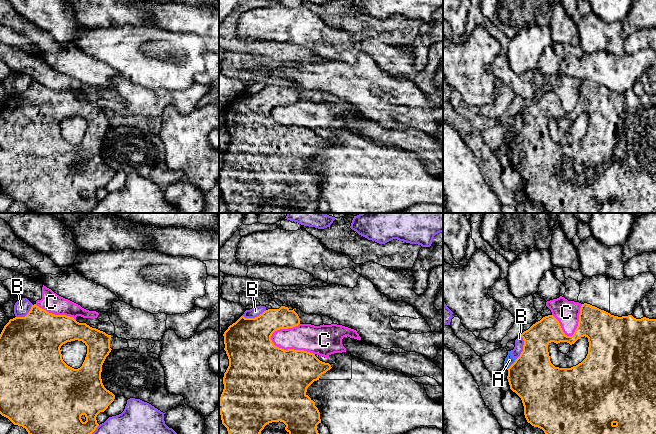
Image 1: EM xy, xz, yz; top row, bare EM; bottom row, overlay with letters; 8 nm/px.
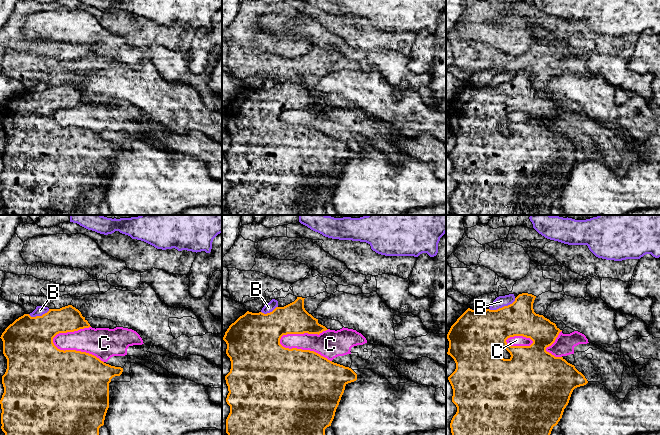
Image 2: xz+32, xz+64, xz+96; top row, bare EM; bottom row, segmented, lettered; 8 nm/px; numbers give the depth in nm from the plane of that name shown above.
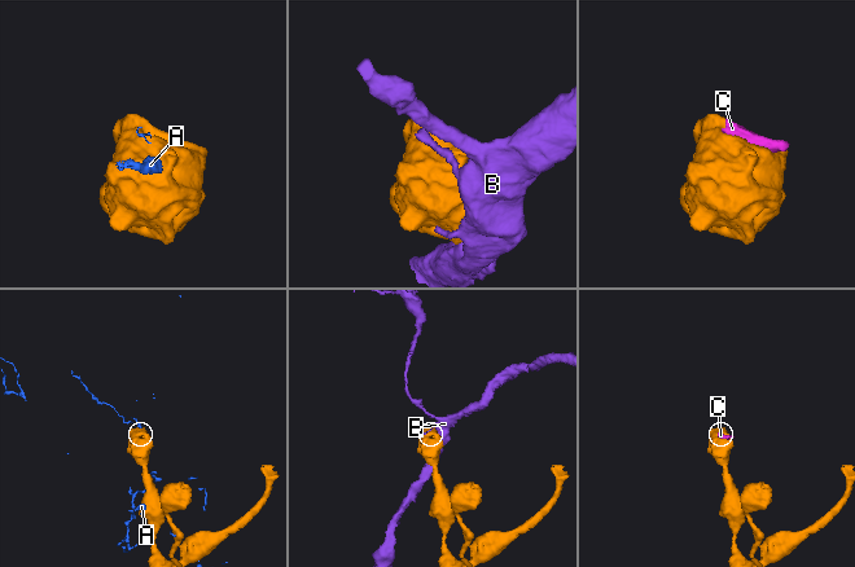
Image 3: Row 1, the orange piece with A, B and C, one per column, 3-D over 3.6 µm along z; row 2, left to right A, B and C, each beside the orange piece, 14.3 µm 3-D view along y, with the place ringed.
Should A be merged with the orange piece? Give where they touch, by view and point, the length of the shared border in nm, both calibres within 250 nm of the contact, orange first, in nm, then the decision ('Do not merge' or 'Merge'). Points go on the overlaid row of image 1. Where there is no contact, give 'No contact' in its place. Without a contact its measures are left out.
Touches orange at yz (512, 364). Shared border 120 nm. Thickness 380 nm (orange) against 80 nm. Do not merge

